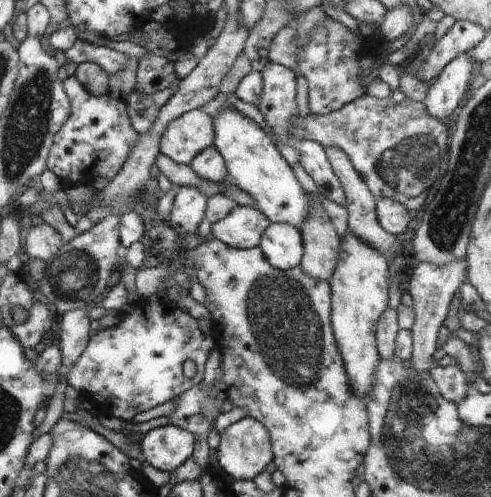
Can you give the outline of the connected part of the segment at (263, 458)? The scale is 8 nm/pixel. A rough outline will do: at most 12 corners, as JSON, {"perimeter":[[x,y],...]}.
{"perimeter":[[253,418],[221,430],[218,468],[251,481],[272,462],[267,430]]}

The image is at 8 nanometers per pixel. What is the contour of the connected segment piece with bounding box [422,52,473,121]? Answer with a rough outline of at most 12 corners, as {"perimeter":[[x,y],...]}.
{"perimeter":[[459,54],[428,83],[423,106],[449,121],[468,94],[473,61]]}

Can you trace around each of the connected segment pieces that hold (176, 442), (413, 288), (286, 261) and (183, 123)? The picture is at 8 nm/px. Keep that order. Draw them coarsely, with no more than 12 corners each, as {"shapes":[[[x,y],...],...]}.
{"shapes":[[[165,424],[140,448],[159,470],[176,471],[195,452],[195,435]],[[418,263],[413,304],[411,368],[426,372],[437,332],[466,265]],[[269,223],[258,247],[271,268],[298,266],[300,231]],[[201,109],[162,133],[160,152],[182,165],[213,144]]]}

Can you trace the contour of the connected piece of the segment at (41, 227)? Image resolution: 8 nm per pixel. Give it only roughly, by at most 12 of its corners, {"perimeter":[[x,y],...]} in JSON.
{"perimeter":[[51,224],[30,228],[23,252],[51,260],[59,254],[63,234]]}

